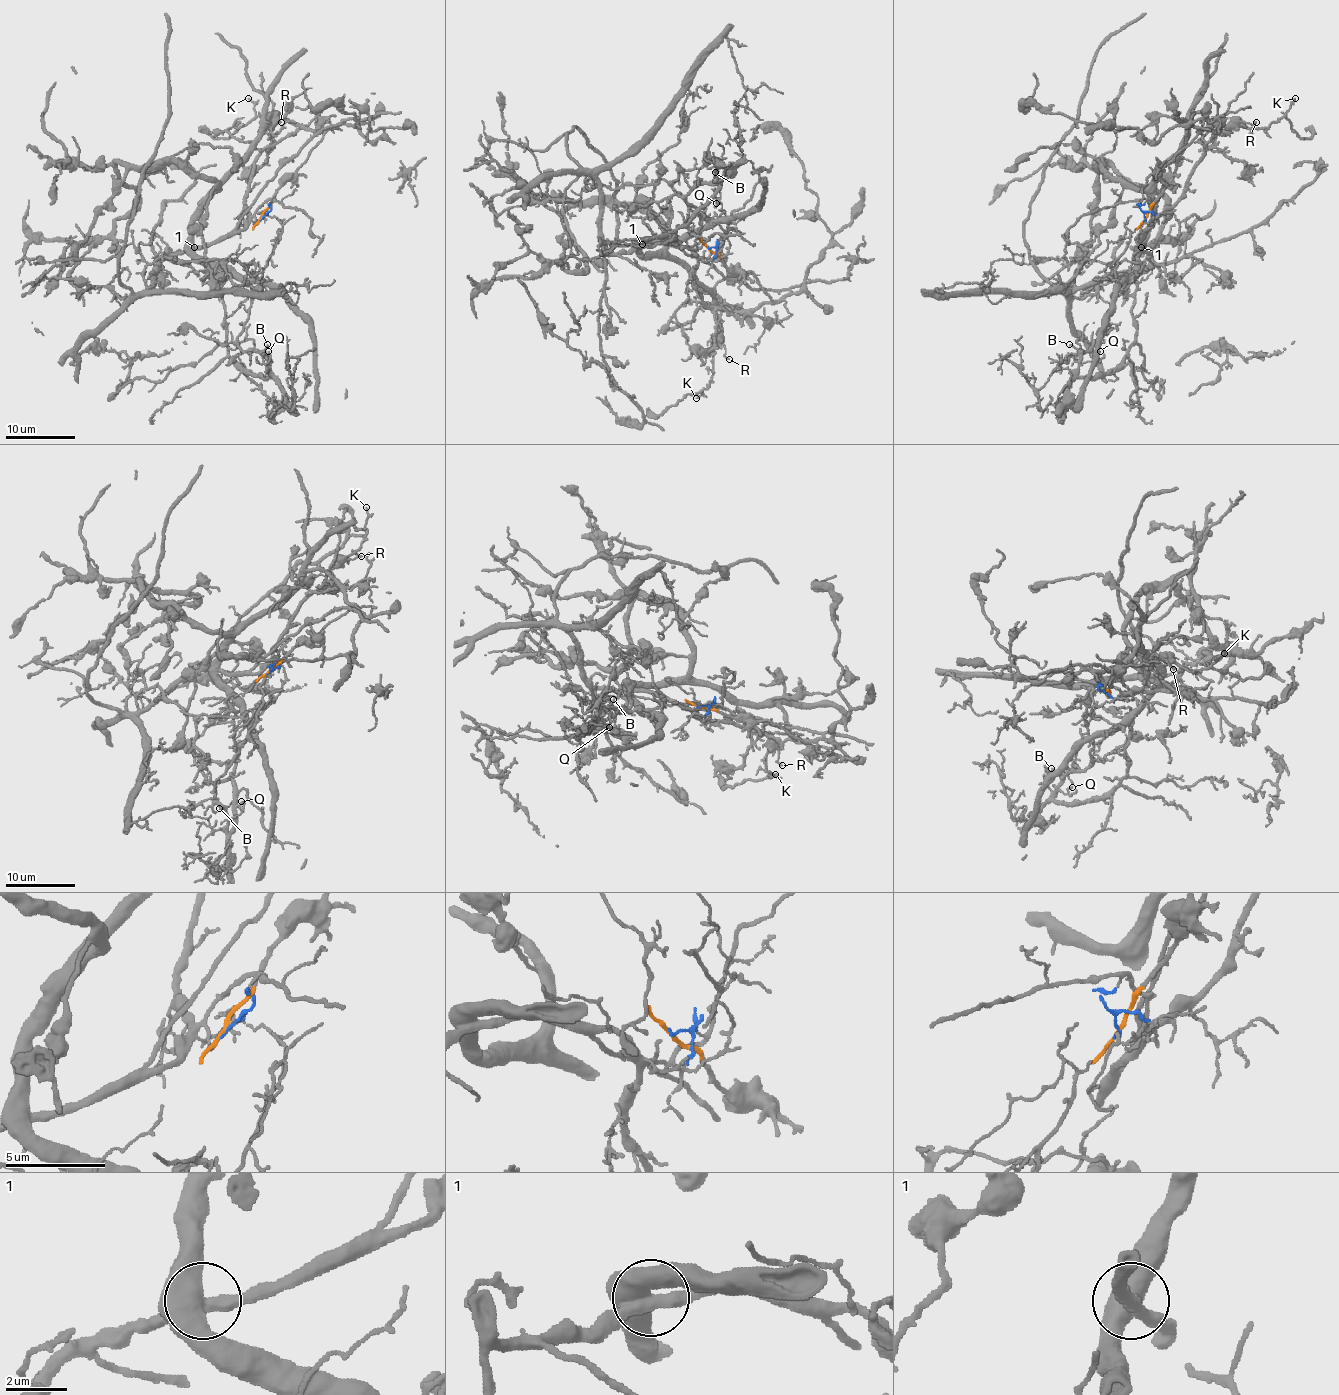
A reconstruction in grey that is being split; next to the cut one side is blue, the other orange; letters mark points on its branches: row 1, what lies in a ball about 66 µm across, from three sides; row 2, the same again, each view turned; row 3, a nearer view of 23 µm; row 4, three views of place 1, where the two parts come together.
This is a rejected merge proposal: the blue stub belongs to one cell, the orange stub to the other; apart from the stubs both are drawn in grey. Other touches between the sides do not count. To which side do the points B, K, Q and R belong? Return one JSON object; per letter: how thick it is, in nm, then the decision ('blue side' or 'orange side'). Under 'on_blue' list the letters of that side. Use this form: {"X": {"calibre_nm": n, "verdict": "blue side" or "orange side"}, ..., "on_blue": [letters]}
{"B": {"calibre_nm": 110, "verdict": "orange side"}, "K": {"calibre_nm": 100, "verdict": "blue side"}, "Q": {"calibre_nm": 160, "verdict": "orange side"}, "R": {"calibre_nm": 110, "verdict": "blue side"}, "on_blue": ["K", "R"]}

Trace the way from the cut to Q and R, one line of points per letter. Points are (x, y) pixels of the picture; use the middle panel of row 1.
Q: (708, 248), (768, 302), (732, 311), (642, 253), (699, 231), (692, 189), (716, 184), (716, 203)
R: (708, 248), (713, 246), (716, 255), (711, 260), (701, 257), (694, 285), (718, 316), (718, 333), (728, 359)

